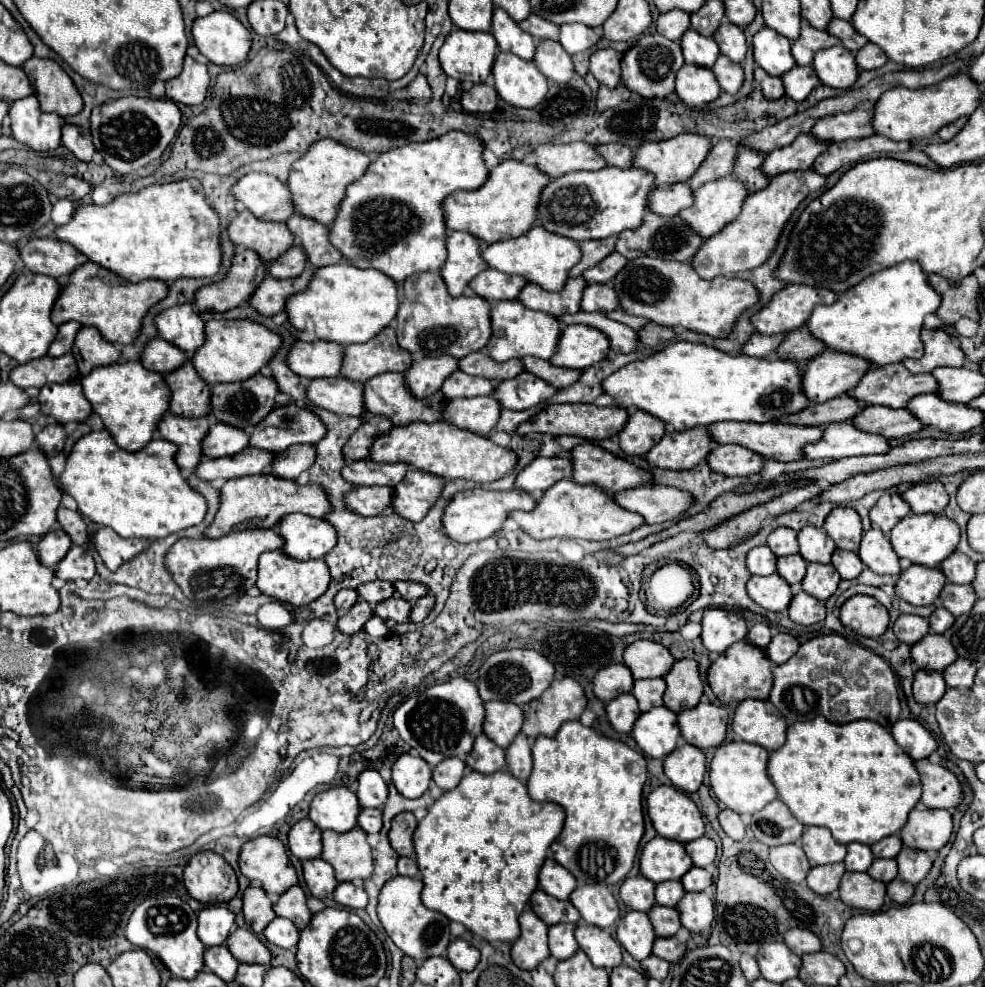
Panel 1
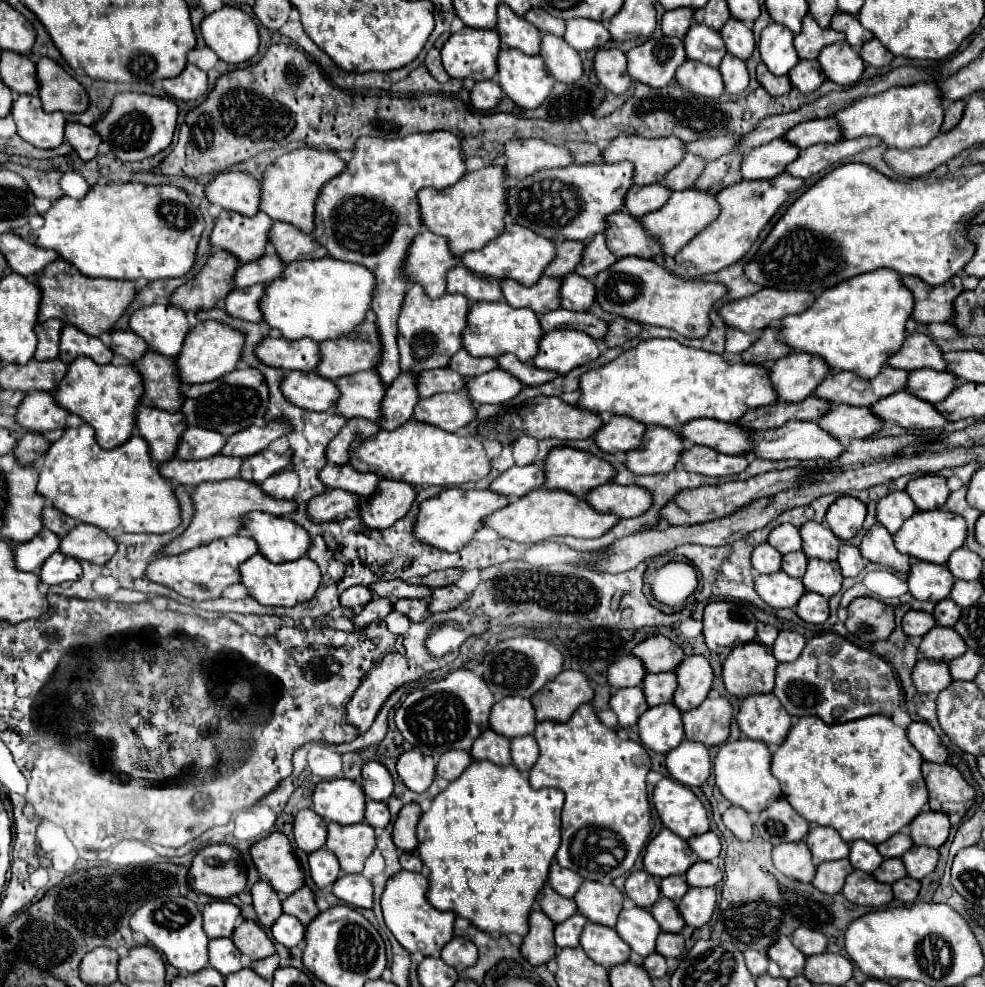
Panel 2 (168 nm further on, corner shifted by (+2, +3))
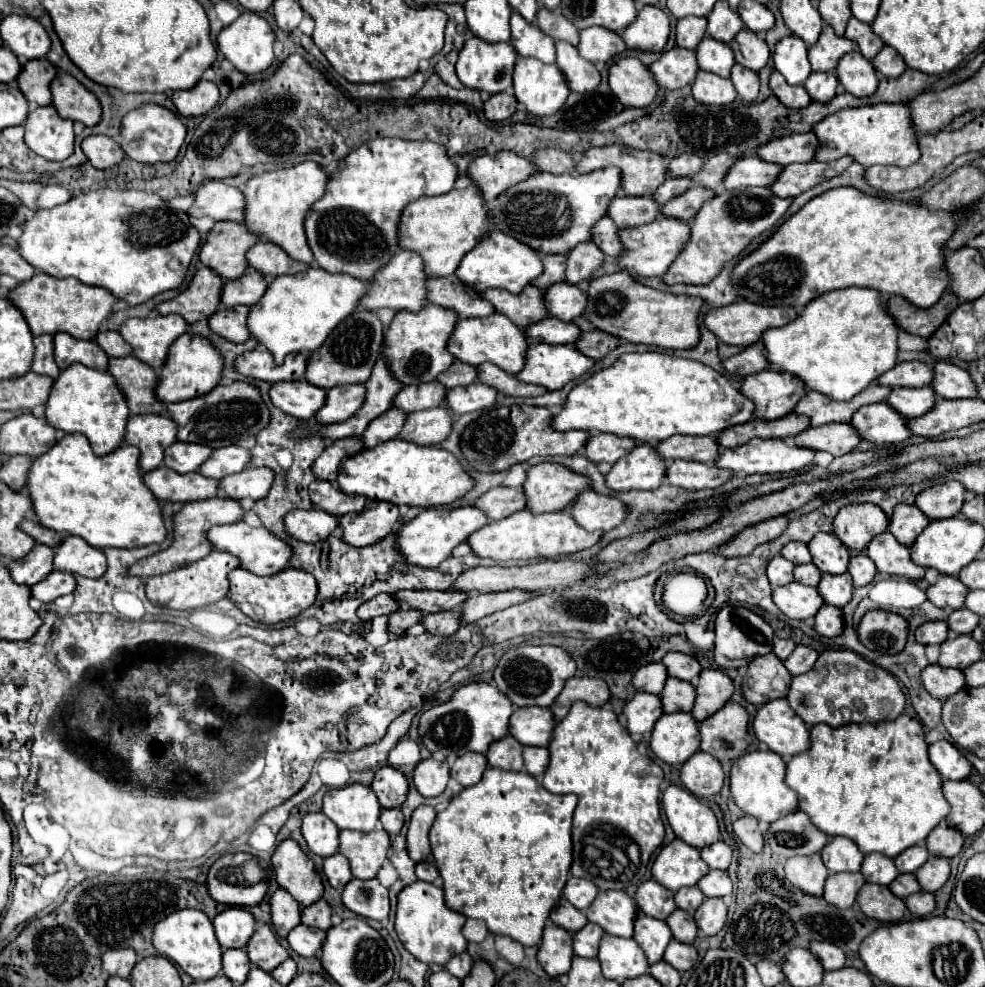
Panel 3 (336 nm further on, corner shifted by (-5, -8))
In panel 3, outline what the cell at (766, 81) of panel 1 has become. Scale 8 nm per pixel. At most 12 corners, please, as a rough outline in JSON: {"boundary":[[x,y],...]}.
{"boundary":[[778,71],[770,77],[770,89],[790,109],[812,103],[802,85],[788,85]]}

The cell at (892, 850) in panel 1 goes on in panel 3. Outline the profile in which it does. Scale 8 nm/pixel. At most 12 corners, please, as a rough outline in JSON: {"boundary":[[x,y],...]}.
{"boundary":[[924,845],[902,851],[894,863],[900,873],[916,873],[928,861]]}

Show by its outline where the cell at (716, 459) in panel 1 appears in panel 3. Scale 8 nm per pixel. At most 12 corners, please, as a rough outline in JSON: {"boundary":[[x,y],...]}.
{"boundary":[[670,461],[670,485],[698,491],[716,489],[732,471],[696,461]]}

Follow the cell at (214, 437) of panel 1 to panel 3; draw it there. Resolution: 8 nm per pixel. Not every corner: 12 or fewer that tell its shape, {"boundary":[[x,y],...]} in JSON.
{"boundary":[[172,443],[164,465],[176,473],[198,471],[212,453],[198,443]]}

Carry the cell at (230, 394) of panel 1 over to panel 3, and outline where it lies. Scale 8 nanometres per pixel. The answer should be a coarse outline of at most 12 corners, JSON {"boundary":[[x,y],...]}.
{"boundary":[[244,381],[168,405],[178,441],[212,449],[264,429],[270,413]]}

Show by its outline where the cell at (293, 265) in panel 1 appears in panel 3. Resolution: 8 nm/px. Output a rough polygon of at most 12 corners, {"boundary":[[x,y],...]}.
{"boundary":[[248,269],[224,281],[224,307],[252,307],[268,283]]}

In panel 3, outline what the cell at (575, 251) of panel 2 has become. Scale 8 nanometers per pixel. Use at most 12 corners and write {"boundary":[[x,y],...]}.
{"boundary":[[542,255],[544,271],[532,285],[548,289],[564,281],[566,255]]}

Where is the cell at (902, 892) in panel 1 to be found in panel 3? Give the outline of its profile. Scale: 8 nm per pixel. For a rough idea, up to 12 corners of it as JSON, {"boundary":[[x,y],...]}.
{"boundary":[[920,891],[906,899],[912,915],[926,917],[936,909],[932,893]]}

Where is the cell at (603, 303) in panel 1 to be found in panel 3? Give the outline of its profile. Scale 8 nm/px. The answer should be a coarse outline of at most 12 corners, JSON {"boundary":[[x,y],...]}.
{"boundary":[[554,283],[544,291],[552,317],[582,315],[588,295],[576,285]]}

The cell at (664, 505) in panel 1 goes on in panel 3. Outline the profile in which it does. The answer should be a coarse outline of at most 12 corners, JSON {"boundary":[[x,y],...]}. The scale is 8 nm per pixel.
{"boundary":[[582,491],[566,509],[586,531],[624,521],[616,497]]}

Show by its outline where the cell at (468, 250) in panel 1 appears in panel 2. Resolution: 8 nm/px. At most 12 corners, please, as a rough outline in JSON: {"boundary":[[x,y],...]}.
{"boundary":[[429,230],[413,240],[407,274],[431,298],[447,294],[459,264],[449,242]]}

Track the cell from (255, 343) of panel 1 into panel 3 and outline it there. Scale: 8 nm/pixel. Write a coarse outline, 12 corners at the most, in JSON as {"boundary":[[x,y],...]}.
{"boundary":[[180,335],[158,373],[162,403],[212,391],[222,355],[208,339]]}

